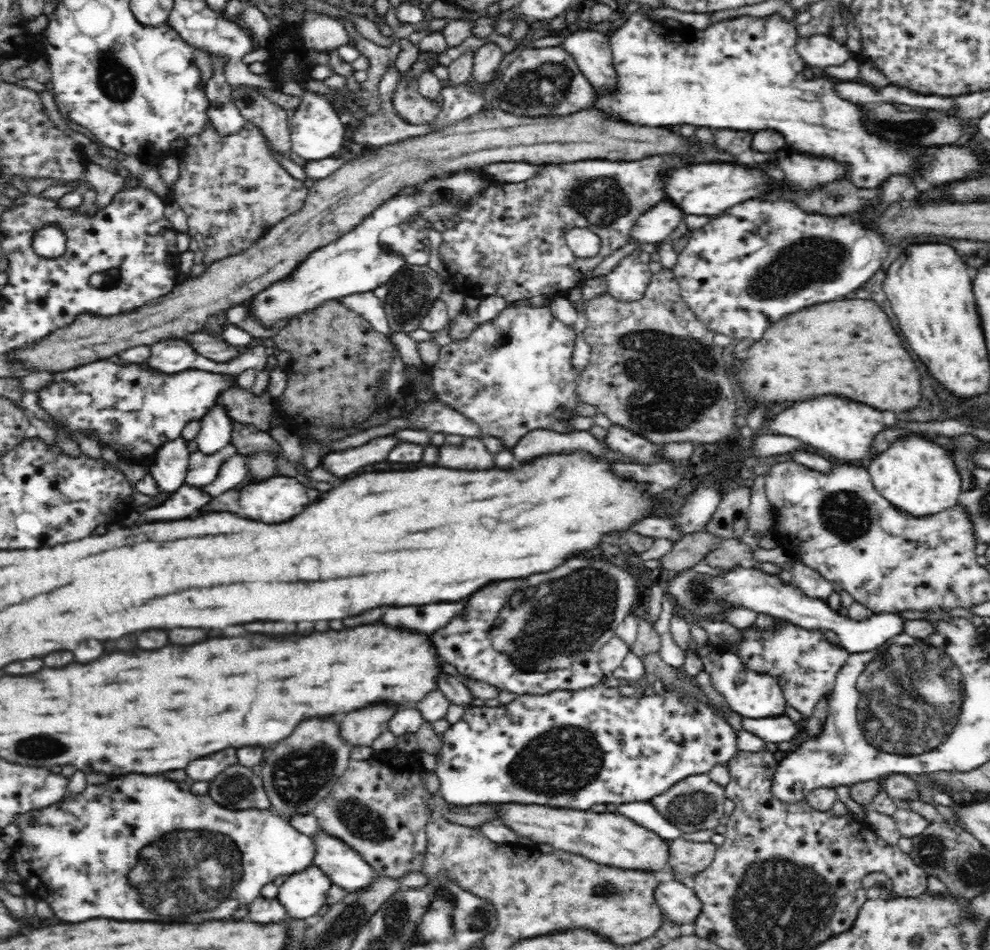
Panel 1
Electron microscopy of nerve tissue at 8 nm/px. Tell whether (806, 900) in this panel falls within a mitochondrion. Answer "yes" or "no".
yes

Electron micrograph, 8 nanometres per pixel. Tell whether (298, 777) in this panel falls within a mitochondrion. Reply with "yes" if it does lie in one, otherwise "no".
yes

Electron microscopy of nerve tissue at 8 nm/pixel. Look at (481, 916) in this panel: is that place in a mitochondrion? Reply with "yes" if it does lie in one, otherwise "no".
yes

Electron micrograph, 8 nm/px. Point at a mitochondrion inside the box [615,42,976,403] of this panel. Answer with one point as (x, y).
(806, 262)

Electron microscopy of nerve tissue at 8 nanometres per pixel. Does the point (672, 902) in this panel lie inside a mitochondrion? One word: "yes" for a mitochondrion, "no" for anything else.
no

